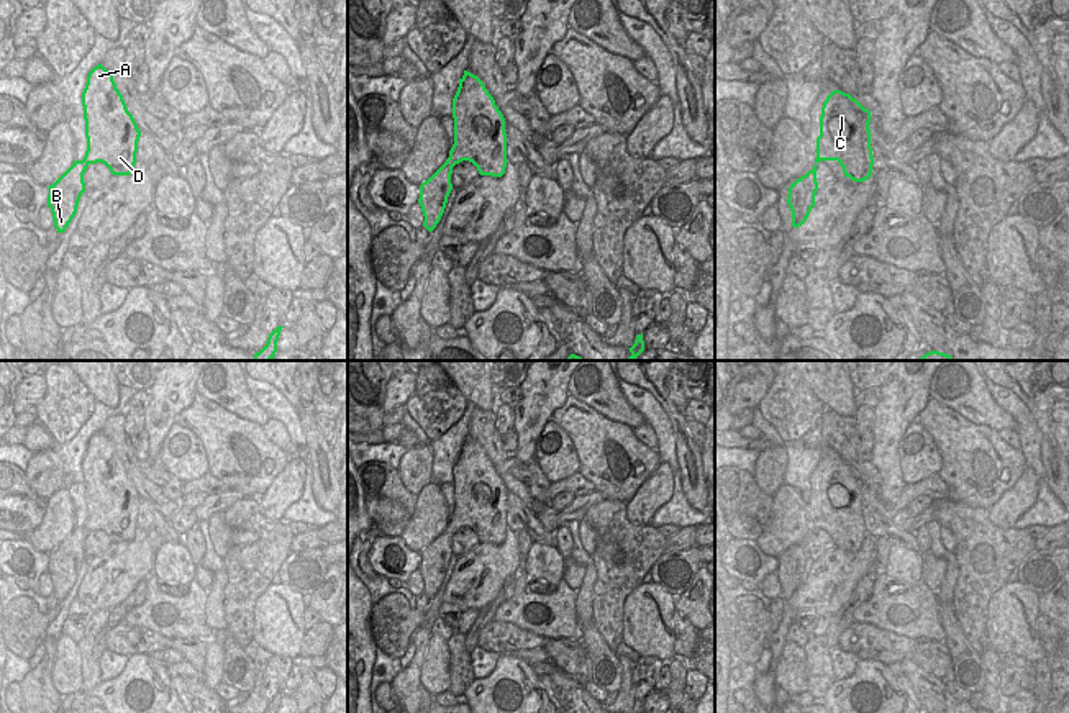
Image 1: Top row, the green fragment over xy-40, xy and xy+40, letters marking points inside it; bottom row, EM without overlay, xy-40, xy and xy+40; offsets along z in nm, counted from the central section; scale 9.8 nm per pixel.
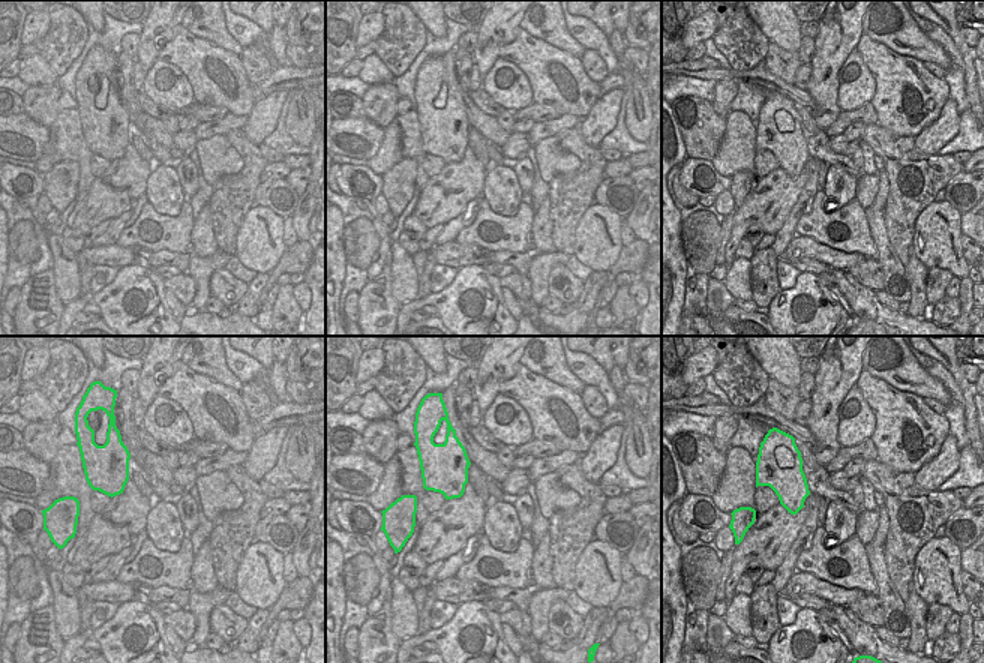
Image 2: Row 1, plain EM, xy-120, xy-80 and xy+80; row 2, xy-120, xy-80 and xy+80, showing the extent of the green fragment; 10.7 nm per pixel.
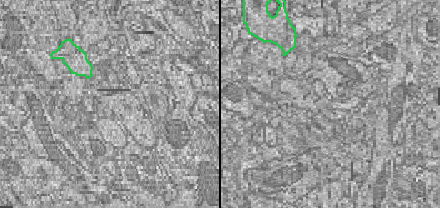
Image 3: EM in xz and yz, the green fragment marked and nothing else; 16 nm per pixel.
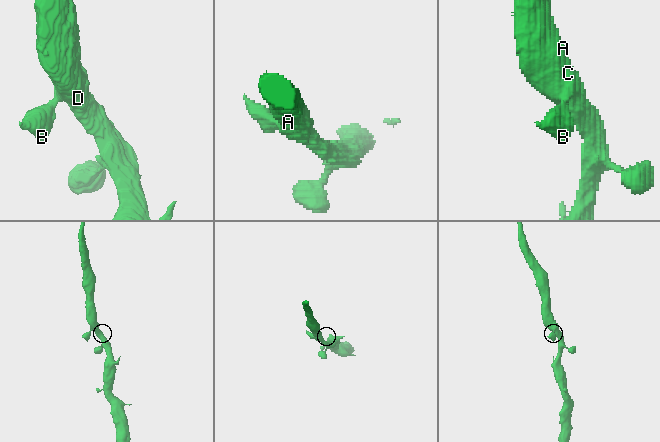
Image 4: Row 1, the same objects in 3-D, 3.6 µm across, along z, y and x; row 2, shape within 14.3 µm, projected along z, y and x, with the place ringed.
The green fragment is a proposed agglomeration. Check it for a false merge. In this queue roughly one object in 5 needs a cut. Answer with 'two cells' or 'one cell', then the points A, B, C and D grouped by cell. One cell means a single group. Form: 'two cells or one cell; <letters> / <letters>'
one cell; A B C D

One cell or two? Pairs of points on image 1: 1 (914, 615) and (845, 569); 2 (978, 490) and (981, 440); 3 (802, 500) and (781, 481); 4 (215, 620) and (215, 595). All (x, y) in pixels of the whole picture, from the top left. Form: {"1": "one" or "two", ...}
{"1": "two", "2": "one", "3": "two", "4": "one"}

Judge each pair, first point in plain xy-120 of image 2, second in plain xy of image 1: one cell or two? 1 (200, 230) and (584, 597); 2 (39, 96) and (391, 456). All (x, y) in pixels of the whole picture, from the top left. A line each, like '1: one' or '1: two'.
1: one
2: two

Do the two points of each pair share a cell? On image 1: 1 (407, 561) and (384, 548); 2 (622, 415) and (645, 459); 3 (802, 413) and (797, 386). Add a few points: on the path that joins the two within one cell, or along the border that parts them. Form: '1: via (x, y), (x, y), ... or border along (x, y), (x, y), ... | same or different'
1: via (400, 554), (395, 544), (391, 543) | same
2: border along (591, 407), (633, 428) | different
3: via (802, 407), (797, 392) | same

